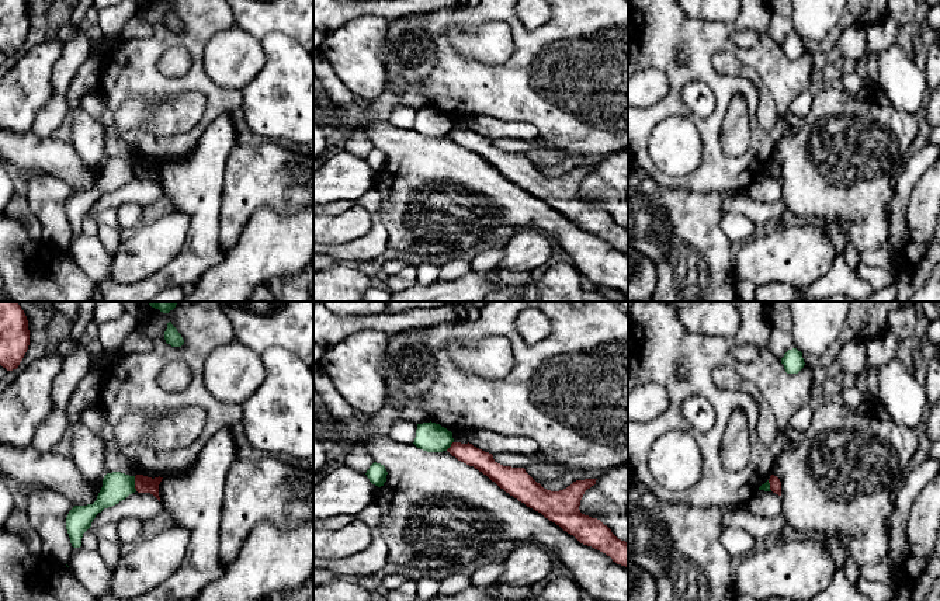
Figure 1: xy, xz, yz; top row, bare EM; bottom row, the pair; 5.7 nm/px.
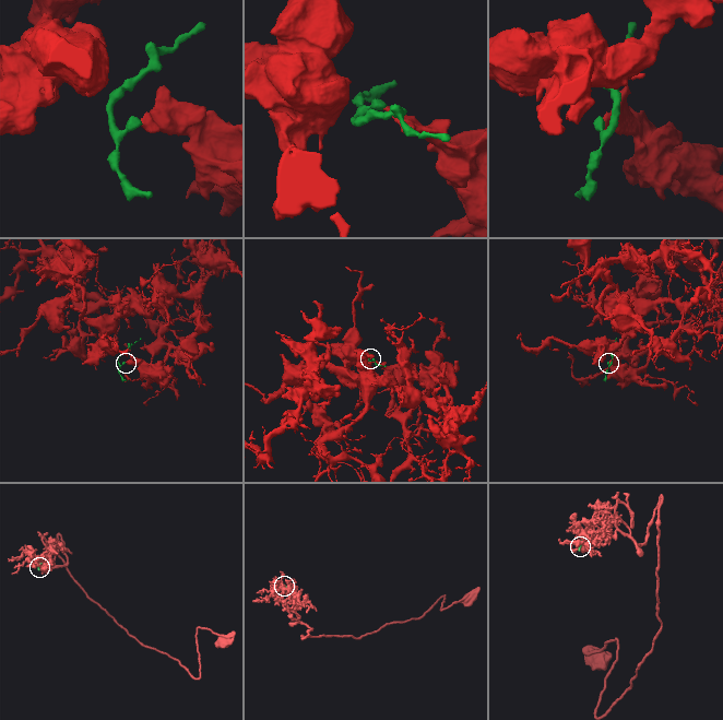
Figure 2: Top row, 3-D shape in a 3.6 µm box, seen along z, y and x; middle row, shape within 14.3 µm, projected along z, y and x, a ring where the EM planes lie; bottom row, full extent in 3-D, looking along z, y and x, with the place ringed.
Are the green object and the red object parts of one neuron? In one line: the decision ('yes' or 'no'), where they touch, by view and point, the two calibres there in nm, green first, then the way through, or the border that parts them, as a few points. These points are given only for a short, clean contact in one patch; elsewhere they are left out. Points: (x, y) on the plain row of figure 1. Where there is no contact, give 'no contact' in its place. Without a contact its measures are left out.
no; contact xy (134, 169); calibres 170 and 100 nm; border xy (134, 162), (134, 173), (136, 176)

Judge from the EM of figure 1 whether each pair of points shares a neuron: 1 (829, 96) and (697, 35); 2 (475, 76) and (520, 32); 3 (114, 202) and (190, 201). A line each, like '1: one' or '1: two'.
1: two
2: one
3: two

